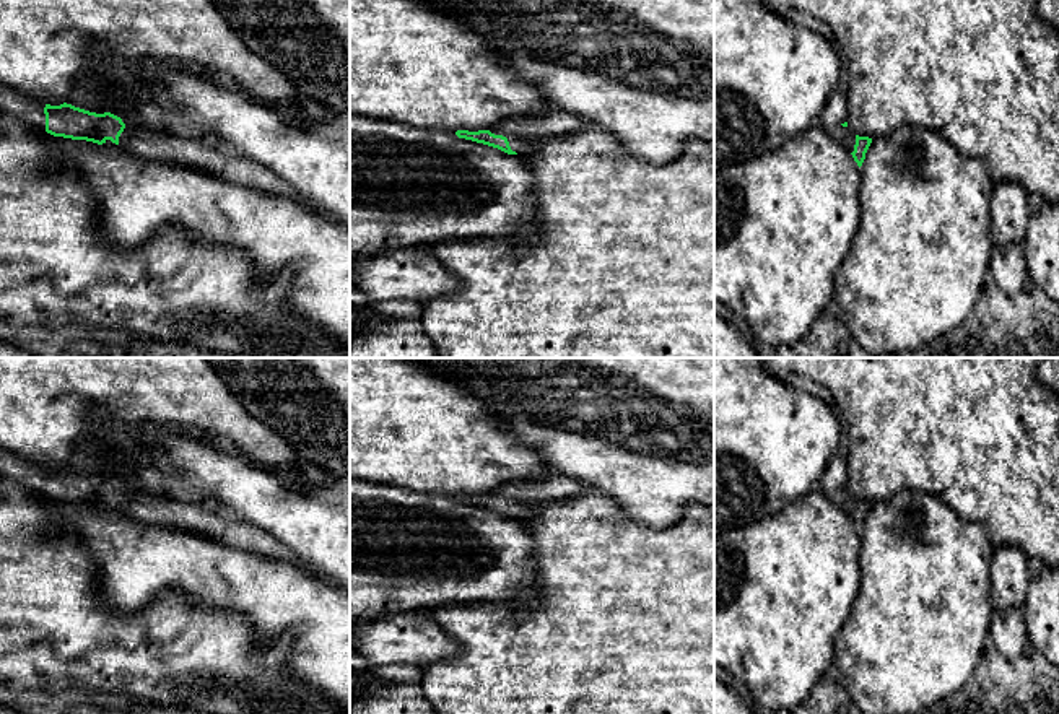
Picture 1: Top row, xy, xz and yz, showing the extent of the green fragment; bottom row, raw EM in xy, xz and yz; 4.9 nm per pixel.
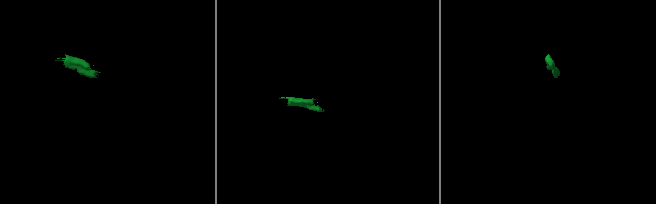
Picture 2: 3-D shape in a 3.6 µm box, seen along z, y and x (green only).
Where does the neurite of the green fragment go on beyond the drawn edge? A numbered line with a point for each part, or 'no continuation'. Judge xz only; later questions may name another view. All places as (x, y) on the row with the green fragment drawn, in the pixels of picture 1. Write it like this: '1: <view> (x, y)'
1: xz (522, 134)

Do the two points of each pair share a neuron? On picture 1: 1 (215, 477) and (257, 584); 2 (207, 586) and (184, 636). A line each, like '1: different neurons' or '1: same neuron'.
1: different neurons
2: different neurons

